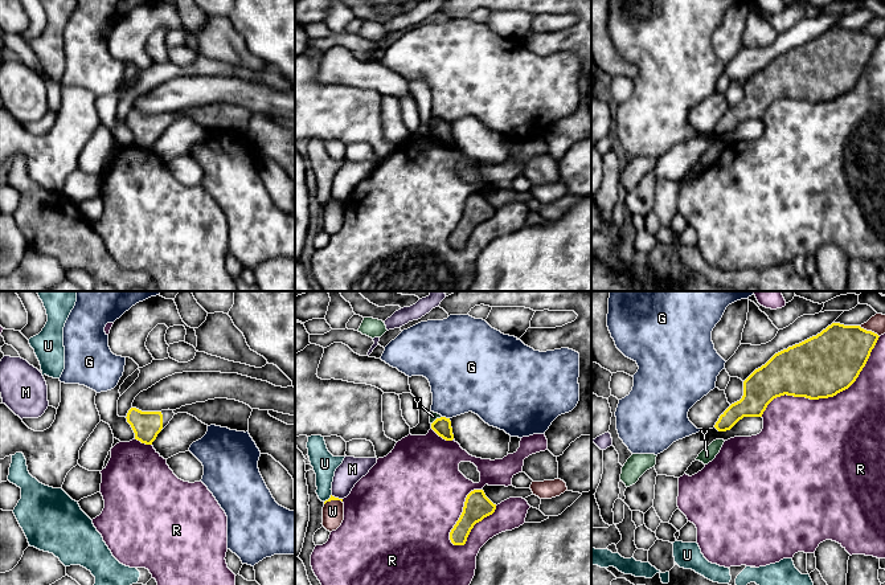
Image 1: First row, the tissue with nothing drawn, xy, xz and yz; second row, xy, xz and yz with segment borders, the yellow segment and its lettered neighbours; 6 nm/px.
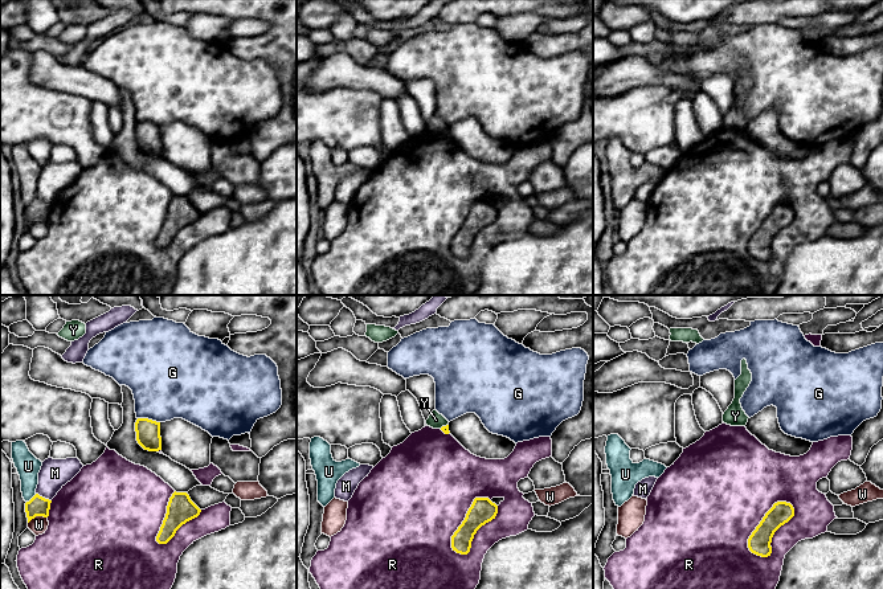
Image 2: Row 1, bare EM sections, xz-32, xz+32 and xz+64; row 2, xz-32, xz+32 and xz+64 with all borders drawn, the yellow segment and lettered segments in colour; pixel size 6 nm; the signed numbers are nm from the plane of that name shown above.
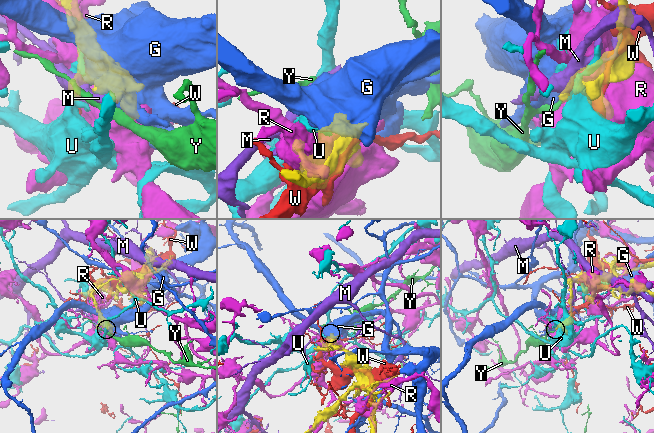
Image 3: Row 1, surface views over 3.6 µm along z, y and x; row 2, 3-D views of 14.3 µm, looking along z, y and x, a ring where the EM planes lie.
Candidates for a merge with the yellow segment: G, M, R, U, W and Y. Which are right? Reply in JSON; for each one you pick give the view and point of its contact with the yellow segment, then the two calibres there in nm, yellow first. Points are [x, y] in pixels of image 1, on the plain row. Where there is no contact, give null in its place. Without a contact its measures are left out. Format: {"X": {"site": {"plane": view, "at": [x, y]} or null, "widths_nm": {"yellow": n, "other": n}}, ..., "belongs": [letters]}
{"belongs": []}

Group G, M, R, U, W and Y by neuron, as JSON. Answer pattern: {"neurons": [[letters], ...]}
{"neurons": [["G"], ["M"], ["R"], ["U"], ["W"], ["Y"]]}

